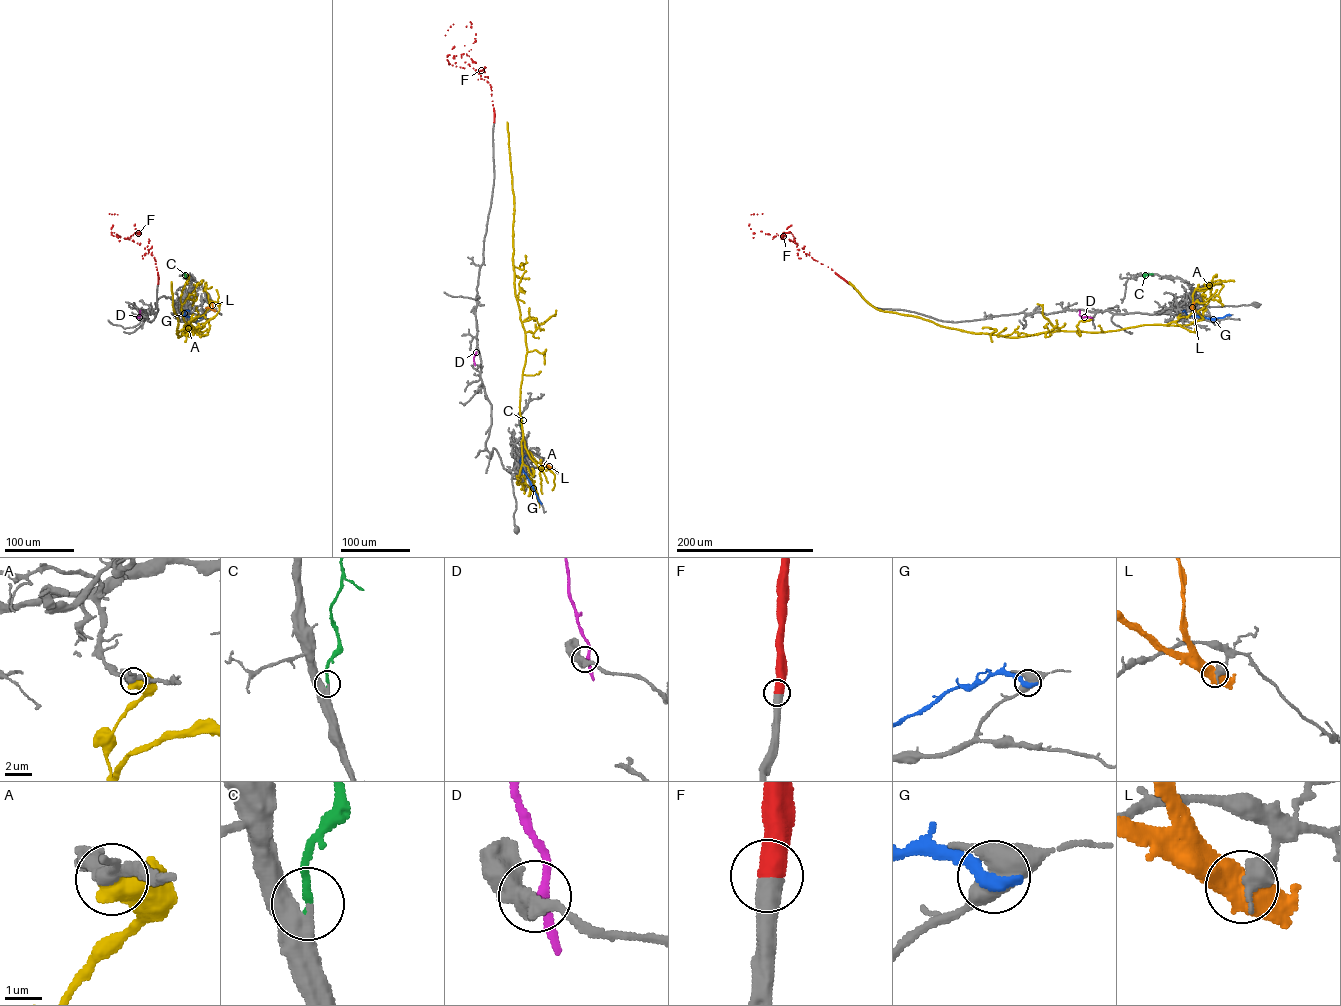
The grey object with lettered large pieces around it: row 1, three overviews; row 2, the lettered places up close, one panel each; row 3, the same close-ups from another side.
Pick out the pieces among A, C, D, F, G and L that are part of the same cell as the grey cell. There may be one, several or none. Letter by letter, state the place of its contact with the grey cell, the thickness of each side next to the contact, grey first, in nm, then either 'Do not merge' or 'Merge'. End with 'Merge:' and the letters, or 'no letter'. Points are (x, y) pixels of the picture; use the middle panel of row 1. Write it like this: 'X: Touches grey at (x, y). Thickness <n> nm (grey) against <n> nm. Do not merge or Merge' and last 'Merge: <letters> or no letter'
A: Touches grey at (529, 452). Thickness 400 nm (grey) against 750 nm. Do not merge
C: Touches grey at (520, 426). Thickness 440 nm (grey) against 200 nm. Merge
D: Touches grey at (474, 364). Thickness 500 nm (grey) against 200 nm. Do not merge
F: Touches grey at (494, 122). Thickness 600 nm (grey) against 700 nm. Merge
G: Touches grey at (541, 503). Thickness 500 nm (grey) against 320 nm. Do not merge
L: Touches grey at (550, 467). Thickness 550 nm (grey) against 600 nm. Do not merge
Merge: C, F

